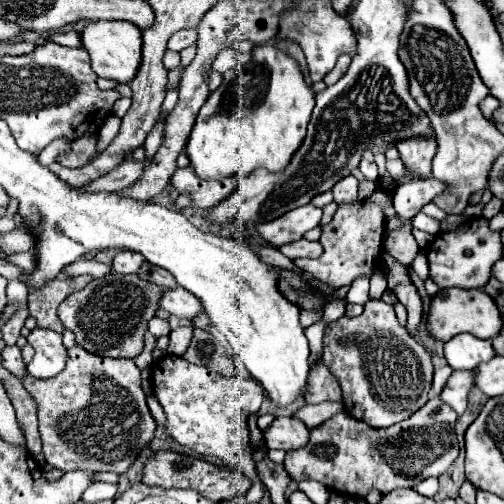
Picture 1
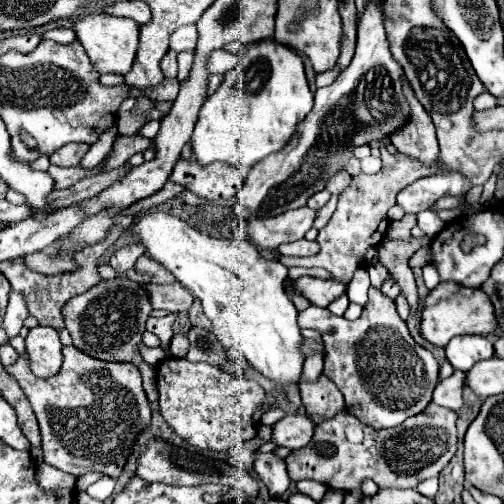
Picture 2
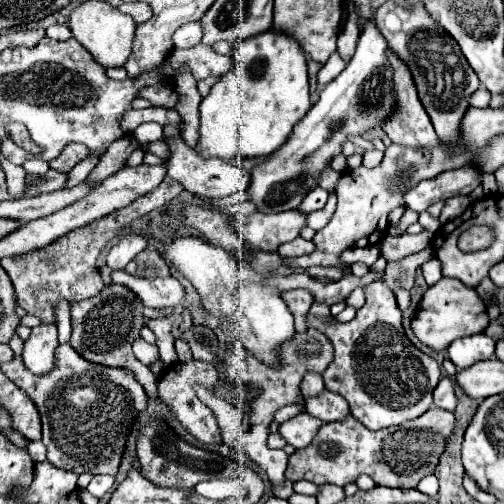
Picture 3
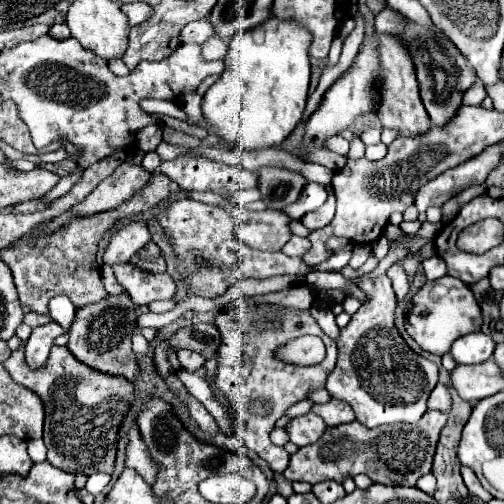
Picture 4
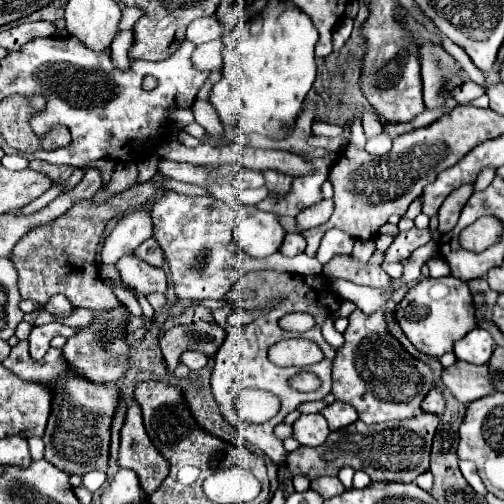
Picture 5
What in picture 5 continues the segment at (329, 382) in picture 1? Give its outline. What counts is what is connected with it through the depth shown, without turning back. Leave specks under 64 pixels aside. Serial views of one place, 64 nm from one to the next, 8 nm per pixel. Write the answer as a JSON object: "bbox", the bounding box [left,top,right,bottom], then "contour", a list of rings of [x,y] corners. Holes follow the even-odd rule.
{"bbox":[320,400,358,430],"contour":[[[336,400],[334,404],[330,404],[330,406],[326,406],[320,414],[324,414],[324,418],[328,420],[330,430],[344,428],[344,426],[352,424],[352,422],[358,418],[356,410],[354,410],[350,404],[346,404],[346,402],[338,402],[338,400]]]}

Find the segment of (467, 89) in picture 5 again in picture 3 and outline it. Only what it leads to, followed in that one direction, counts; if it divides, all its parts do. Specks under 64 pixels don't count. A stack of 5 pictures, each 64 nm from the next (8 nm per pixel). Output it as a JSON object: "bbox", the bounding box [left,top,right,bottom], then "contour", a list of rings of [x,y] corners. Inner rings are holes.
{"bbox":[470,86,490,108],"contour":[[[480,86],[480,90],[470,98],[470,106],[474,106],[474,108],[488,108],[490,106],[490,92],[484,86]]]}

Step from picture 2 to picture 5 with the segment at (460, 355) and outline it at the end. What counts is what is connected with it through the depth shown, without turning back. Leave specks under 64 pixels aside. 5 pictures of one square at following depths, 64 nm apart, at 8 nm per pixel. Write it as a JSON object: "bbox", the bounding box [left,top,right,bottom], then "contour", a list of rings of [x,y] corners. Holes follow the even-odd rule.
{"bbox":[454,328,494,364],"contour":[[[474,328],[454,344],[456,358],[470,364],[488,364],[492,352],[494,352],[494,340],[490,332],[482,328]]]}

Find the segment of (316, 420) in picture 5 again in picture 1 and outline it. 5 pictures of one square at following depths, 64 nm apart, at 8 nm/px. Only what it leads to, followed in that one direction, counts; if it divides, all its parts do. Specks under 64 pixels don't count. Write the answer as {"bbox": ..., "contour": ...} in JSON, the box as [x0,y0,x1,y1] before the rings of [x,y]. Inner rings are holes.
{"bbox":[264,416,308,450],"contour":[[[280,416],[264,430],[264,440],[268,448],[294,450],[308,442],[308,434],[308,428],[300,420]]]}

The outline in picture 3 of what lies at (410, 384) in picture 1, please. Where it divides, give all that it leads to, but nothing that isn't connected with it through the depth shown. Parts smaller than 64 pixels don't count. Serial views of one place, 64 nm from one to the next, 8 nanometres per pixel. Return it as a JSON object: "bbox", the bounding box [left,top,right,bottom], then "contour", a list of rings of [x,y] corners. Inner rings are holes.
{"bbox":[306,280,442,430],"contour":[[[376,280],[364,288],[366,304],[350,322],[332,318],[324,322],[312,312],[306,314],[306,324],[326,334],[334,348],[334,360],[324,370],[324,384],[346,398],[350,412],[368,430],[398,426],[406,420],[418,418],[432,406],[432,390],[436,388],[442,370],[440,364],[420,352],[404,334],[402,312],[396,306],[394,294]]]}

